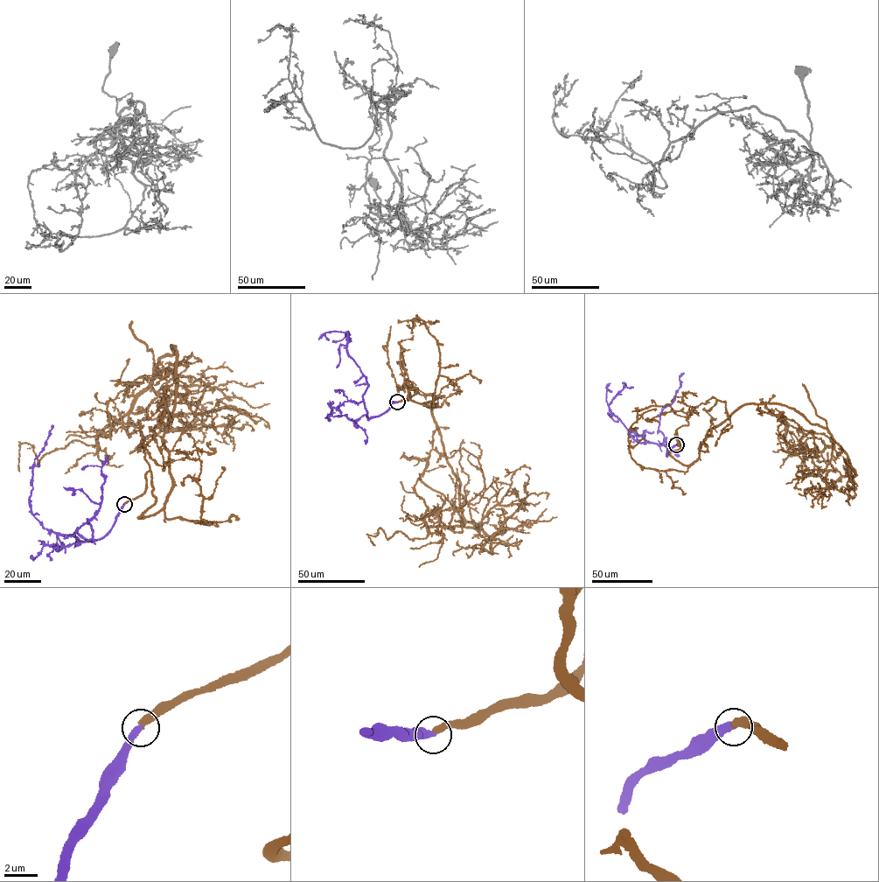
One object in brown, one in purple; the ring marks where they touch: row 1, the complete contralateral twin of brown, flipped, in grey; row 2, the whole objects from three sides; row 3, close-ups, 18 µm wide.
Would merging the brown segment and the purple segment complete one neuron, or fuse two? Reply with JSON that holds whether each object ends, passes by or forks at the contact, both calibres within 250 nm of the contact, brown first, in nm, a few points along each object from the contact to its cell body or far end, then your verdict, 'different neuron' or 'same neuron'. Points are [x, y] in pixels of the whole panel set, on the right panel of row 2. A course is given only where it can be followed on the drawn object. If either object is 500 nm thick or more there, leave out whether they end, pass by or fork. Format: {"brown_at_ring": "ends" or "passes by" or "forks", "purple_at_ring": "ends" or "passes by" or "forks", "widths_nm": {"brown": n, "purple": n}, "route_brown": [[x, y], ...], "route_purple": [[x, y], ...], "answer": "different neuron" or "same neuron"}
{"brown_at_ring": "ends", "purple_at_ring": "ends", "widths_nm": {"brown": 400, "purple": 400}, "route_brown": [[676, 444], [676, 430], [668, 453], [687, 465], [710, 429], [775, 402], [833, 444], [804, 460], [781, 416]], "route_purple": [[676, 444], [668, 449], [666, 456], [669, 445], [637, 441], [611, 414], [609, 404], [625, 387], [623, 382]], "answer": "same neuron"}

